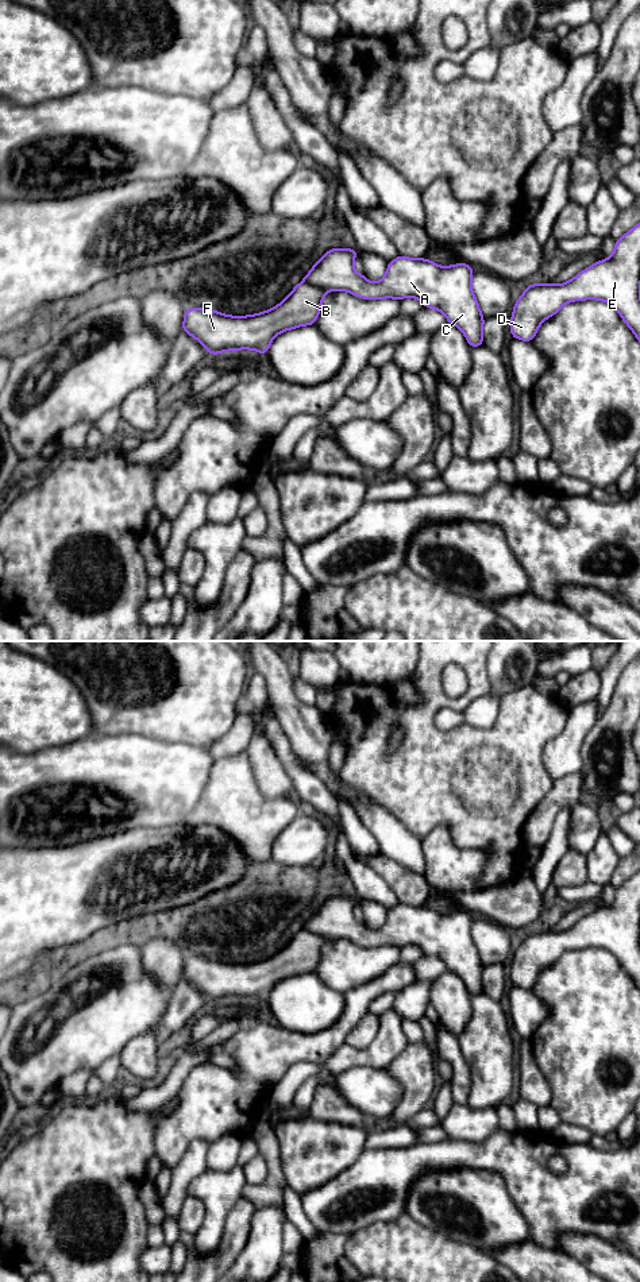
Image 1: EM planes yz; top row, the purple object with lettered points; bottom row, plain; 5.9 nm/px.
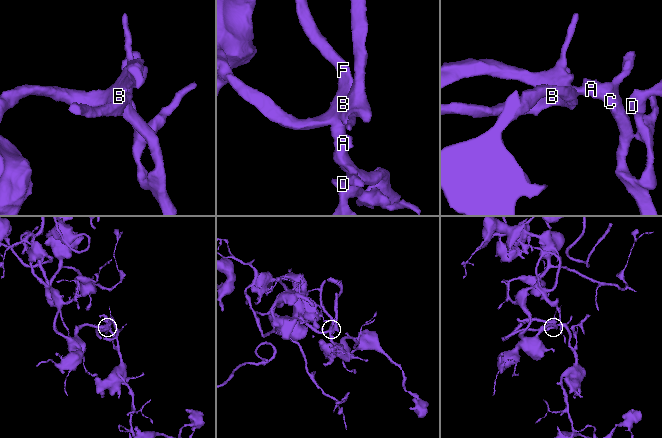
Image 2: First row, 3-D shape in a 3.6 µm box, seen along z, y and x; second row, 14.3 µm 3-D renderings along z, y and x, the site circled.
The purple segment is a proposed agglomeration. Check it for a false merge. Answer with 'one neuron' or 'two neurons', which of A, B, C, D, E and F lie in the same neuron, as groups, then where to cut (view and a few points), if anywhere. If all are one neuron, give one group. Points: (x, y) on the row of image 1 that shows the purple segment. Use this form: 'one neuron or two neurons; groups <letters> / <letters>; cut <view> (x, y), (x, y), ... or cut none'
one neuron; groups A B C D E F; cut none

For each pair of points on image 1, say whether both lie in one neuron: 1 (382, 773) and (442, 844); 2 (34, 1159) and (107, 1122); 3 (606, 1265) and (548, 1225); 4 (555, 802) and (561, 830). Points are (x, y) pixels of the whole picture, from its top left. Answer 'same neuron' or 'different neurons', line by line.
1: different neurons
2: same neuron
3: different neurons
4: different neurons

